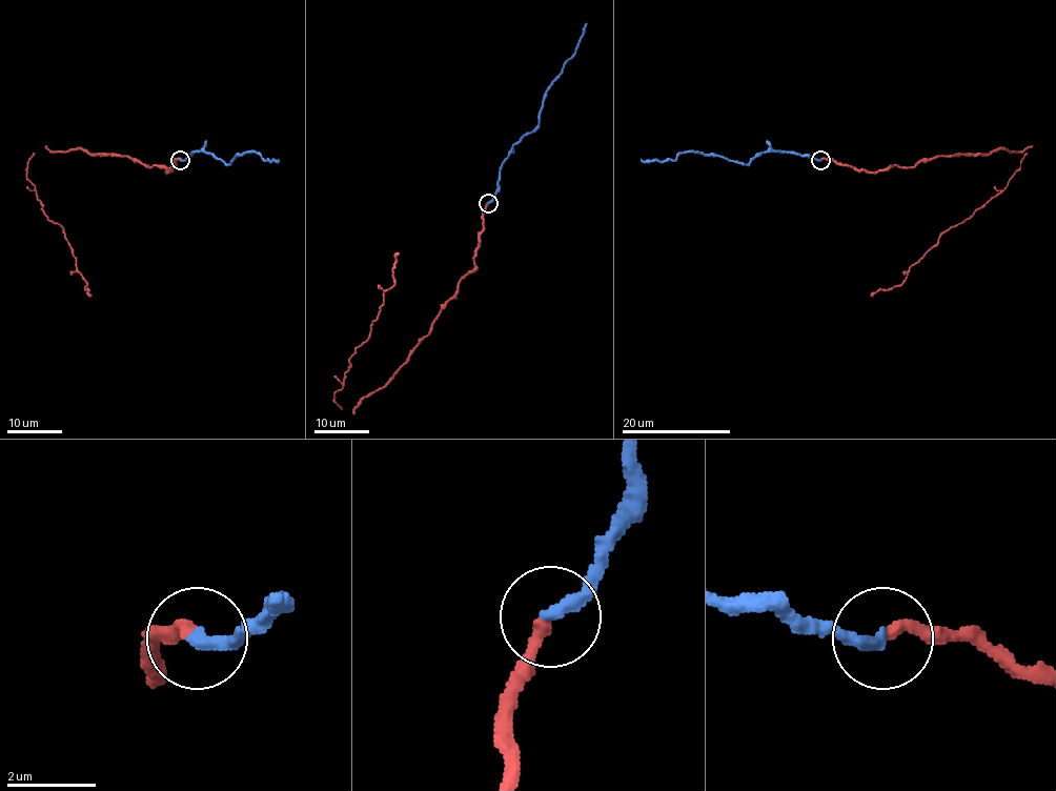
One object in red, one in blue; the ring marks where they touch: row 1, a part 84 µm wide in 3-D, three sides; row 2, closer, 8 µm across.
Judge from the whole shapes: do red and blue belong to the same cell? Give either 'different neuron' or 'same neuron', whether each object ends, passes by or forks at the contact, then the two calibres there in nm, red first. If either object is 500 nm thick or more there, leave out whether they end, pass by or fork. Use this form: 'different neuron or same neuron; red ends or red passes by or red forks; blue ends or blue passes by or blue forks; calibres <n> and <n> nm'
same neuron; red ends; blue ends; calibres 260 and 320 nm

